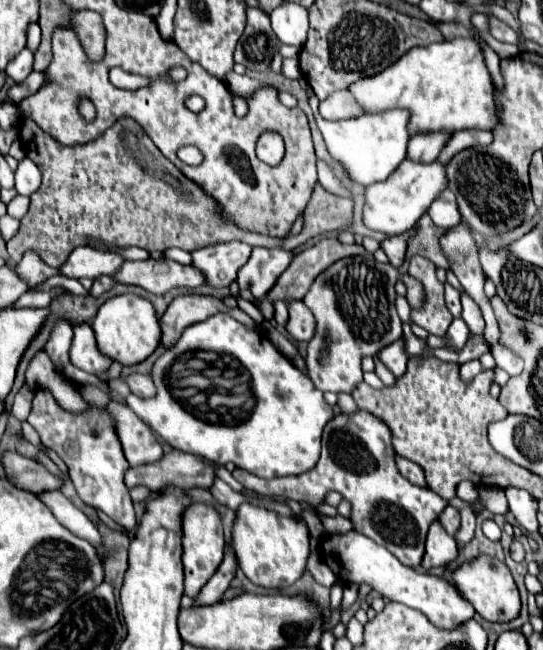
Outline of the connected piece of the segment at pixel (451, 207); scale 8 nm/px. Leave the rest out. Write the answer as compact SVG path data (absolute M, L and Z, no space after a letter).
M444 190L442 196L438 196L438 200L434 200L434 204L428 208L428 214L434 220L434 224L440 228L452 228L460 222L456 198L450 190Z

